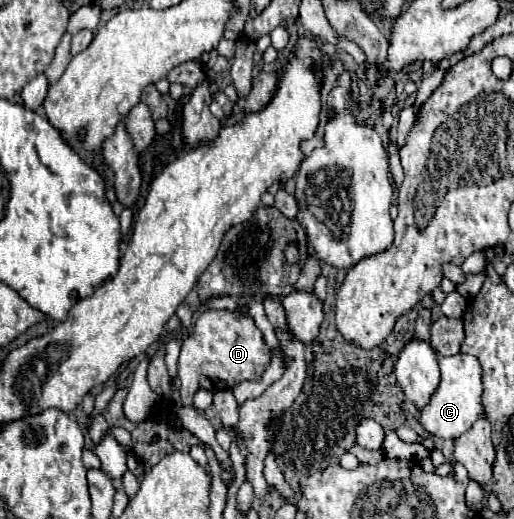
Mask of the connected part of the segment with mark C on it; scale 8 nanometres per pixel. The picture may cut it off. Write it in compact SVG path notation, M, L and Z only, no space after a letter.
M449 355L449 357L439 357L439 369L441 369L441 383L437 391L433 393L429 405L421 413L421 425L435 437L439 439L457 439L461 437L483 413L481 405L481 393L483 393L483 371L481 363L475 355Z

